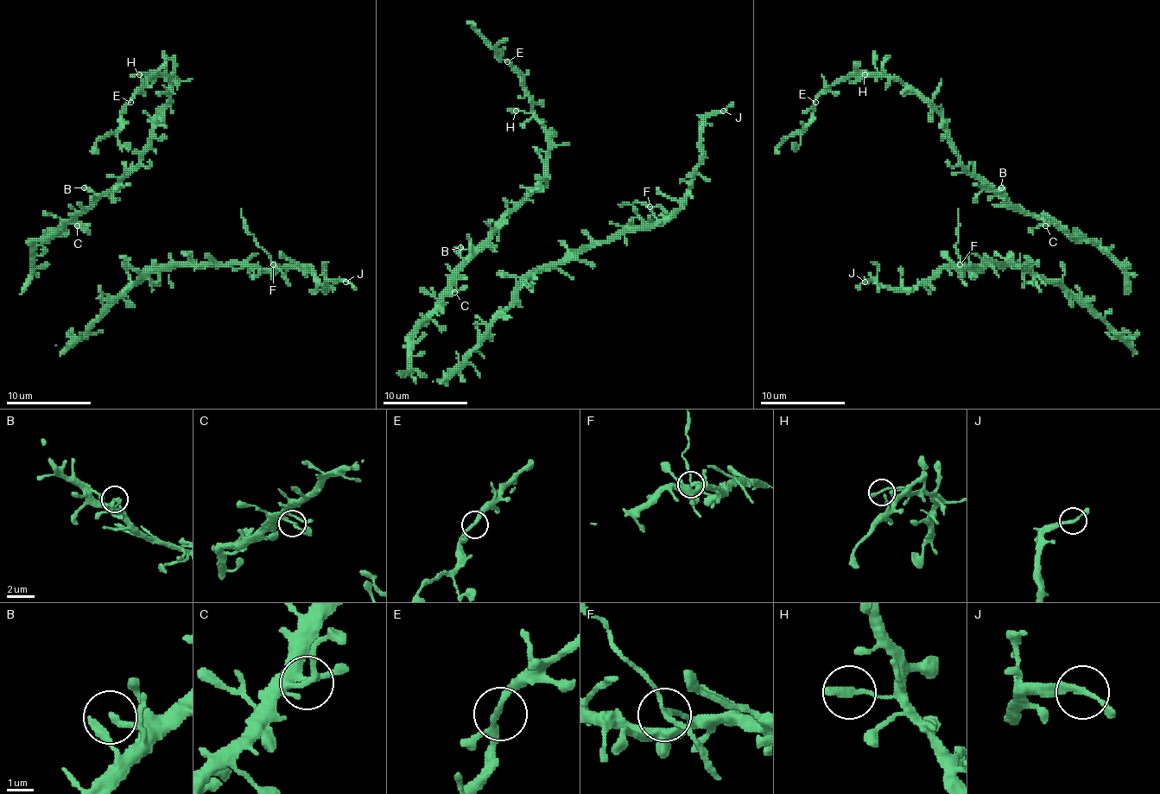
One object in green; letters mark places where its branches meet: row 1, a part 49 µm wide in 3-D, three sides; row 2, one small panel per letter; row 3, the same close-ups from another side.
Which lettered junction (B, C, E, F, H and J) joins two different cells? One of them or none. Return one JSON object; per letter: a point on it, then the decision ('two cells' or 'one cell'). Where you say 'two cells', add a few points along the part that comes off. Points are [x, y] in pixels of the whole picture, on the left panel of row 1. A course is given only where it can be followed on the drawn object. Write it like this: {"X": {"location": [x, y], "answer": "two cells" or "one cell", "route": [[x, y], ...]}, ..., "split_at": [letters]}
{"B": {"location": [84, 187], "answer": "one cell"}, "C": {"location": [77, 225], "answer": "one cell"}, "E": {"location": [130, 102], "answer": "one cell"}, "F": {"location": [273, 264], "answer": "two cells", "route": [[273, 264], [248, 230], [241, 209]]}, "H": {"location": [139, 74], "answer": "one cell"}, "J": {"location": [345, 282], "answer": "one cell"}, "split_at": ["F"]}

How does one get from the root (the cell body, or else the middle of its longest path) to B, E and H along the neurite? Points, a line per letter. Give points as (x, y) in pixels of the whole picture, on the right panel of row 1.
B: (1036, 219), (1024, 215), (1001, 187)
E: (1036, 219), (988, 189), (960, 161), (947, 123), (901, 81), (846, 77), (834, 81), (815, 102)
H: (1036, 219), (1020, 213), (1003, 196), (988, 189), (960, 161), (947, 123), (911, 90), (901, 81), (865, 74)

